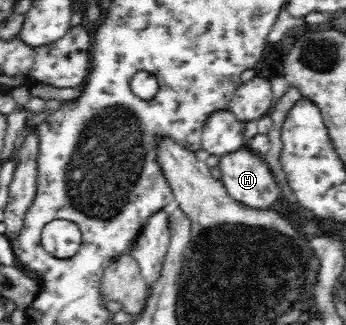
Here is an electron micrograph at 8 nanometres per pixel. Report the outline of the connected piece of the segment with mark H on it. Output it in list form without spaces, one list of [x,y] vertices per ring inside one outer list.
[[[243,147],[237,152],[221,156],[218,165],[221,170],[220,181],[226,187],[228,195],[236,202],[242,203],[252,210],[263,211],[270,210],[276,204],[276,200],[280,198],[280,188],[263,155],[253,153]]]

